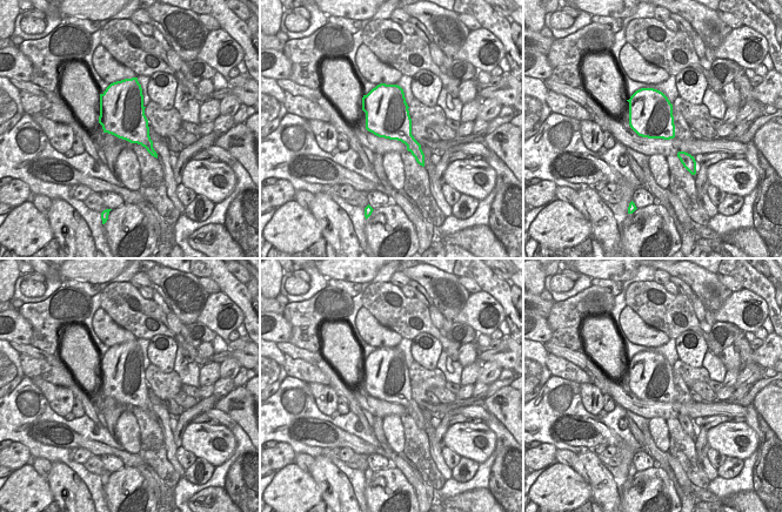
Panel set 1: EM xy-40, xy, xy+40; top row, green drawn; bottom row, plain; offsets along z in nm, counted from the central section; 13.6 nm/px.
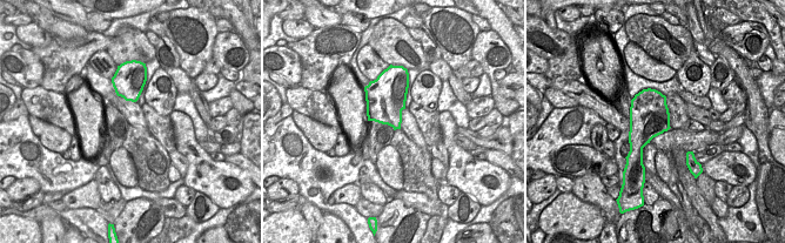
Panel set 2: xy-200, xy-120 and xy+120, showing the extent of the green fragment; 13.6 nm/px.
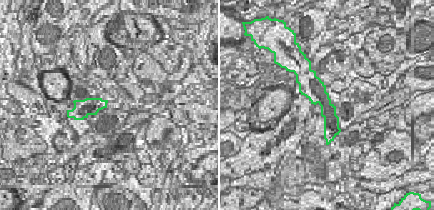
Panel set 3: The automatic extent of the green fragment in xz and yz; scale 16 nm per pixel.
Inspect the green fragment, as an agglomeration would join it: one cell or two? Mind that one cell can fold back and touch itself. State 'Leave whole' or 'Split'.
Leave whole.

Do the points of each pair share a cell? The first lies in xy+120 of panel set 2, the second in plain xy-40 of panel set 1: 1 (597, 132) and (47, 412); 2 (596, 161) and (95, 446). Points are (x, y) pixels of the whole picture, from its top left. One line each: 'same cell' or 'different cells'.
1: different cells
2: same cell

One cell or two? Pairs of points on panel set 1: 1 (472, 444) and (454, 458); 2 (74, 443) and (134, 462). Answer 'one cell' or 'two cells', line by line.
1: two cells
2: one cell

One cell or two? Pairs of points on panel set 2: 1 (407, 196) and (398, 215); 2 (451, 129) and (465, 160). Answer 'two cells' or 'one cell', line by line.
1: two cells
2: one cell

